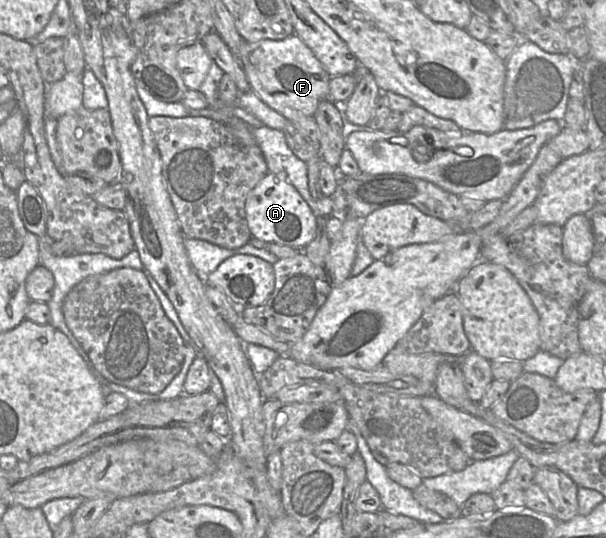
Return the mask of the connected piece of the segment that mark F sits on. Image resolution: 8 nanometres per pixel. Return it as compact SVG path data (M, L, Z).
M295 34L282 40L243 40L239 57L251 91L287 120L314 116L320 101L329 97L330 76L312 51Z

